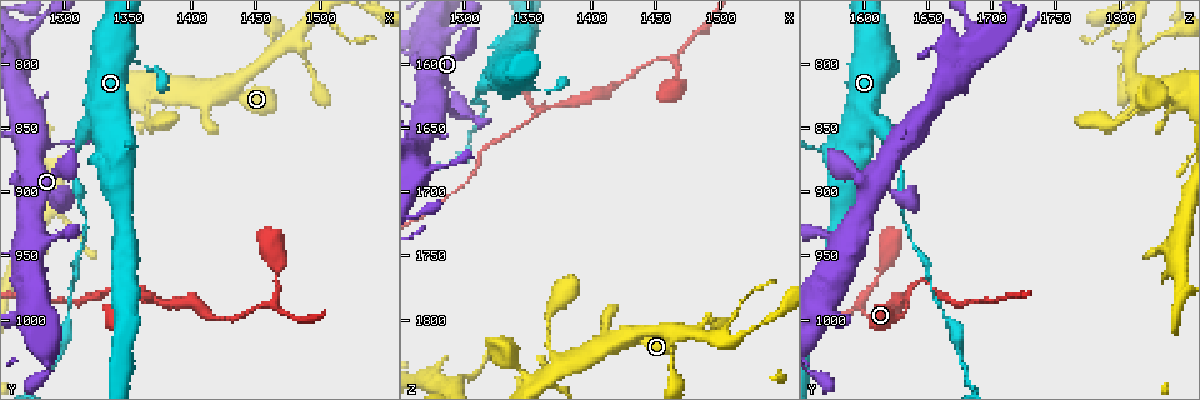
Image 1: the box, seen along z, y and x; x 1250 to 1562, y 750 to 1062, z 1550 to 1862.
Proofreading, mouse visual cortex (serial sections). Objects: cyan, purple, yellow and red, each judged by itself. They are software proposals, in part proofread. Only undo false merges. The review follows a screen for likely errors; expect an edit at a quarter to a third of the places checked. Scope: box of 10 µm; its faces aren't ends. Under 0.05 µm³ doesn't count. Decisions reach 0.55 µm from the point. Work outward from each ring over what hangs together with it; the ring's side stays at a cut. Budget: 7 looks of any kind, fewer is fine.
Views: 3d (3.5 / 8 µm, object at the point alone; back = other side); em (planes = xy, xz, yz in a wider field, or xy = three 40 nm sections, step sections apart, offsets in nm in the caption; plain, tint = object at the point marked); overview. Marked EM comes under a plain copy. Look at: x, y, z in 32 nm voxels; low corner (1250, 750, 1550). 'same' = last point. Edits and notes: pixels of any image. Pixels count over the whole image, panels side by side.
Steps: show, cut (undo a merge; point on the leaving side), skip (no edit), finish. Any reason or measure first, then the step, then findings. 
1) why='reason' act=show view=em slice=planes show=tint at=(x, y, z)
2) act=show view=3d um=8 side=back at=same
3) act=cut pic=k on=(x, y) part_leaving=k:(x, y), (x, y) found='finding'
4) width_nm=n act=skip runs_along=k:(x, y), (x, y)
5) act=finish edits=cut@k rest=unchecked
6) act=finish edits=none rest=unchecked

why='a narrow waist' act=show view=em slice=xy step=3 show=tint at=(1276, 954, 1576)

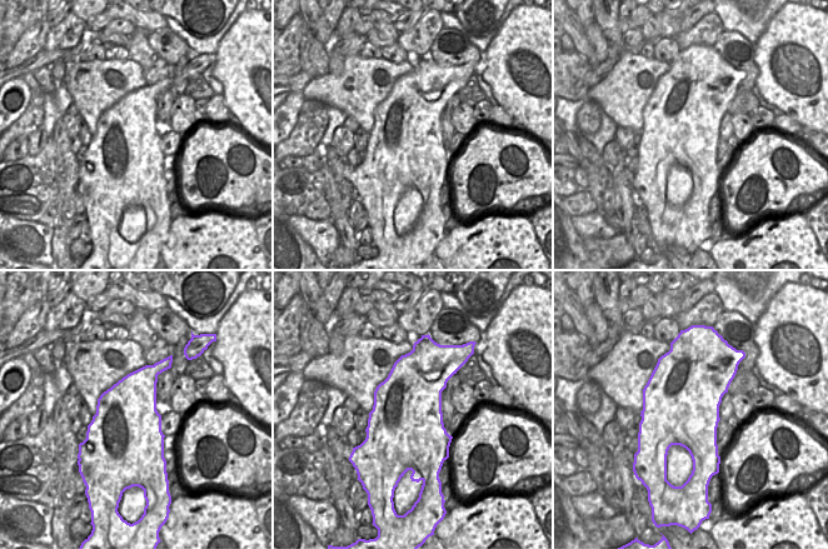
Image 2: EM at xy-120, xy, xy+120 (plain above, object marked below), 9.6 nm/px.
why='wider look' act=show view=3d um=3.5 at=same

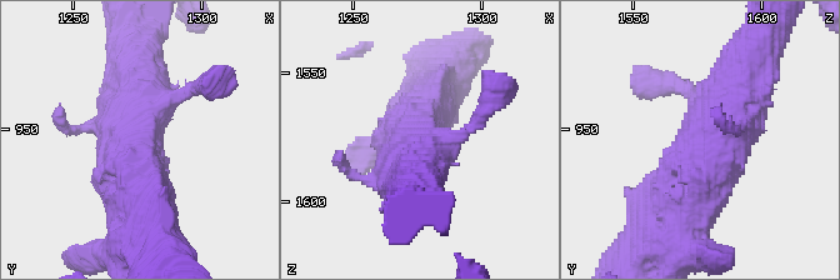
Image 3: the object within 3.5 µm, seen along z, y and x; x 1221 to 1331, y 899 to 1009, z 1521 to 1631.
act=skip runs_along=3:(756, 45), (673, 188) found='one cell here'

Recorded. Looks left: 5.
why='narrows sharply' act=show view=3d um=3.5 at=(1366, 838, 1810)

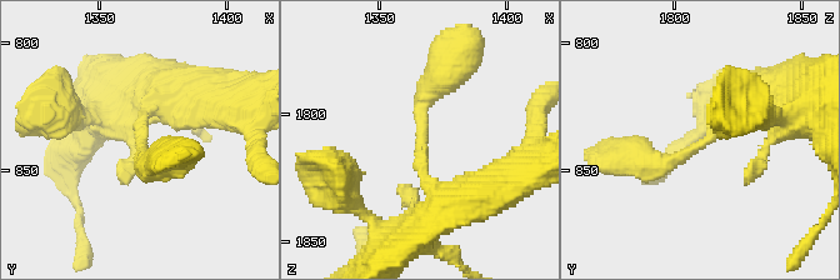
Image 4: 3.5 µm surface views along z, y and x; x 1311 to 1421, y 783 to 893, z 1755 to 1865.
why='shape alone is not enough' act=show view=em slice=xy step=5 show=tint at=(1366, 838, 1812)

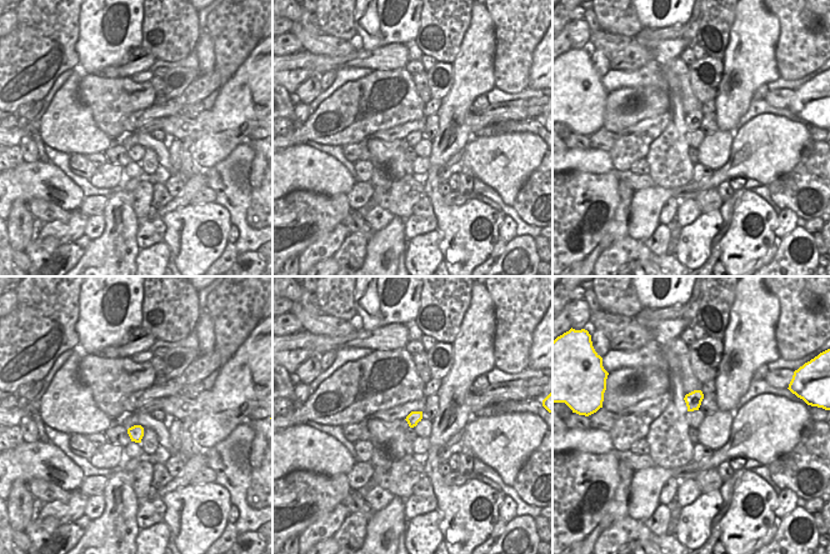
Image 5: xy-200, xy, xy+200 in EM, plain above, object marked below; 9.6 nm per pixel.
act=skip runs_along=4:(759, 100), (673, 161), (638, 158) found='all the same cell'

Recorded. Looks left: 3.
why='three-way junction' act=show view=3d um=3.5 at=(1360, 982, 1636)

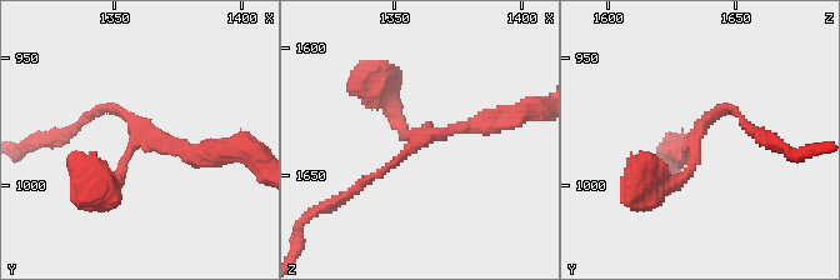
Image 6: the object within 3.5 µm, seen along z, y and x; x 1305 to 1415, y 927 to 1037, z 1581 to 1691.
arms=3 arm_widths_nm=100,150,250 why='shape alone is not enough' act=show view=em slice=xy step=5 show=tint at=(1361, 981, 1634)

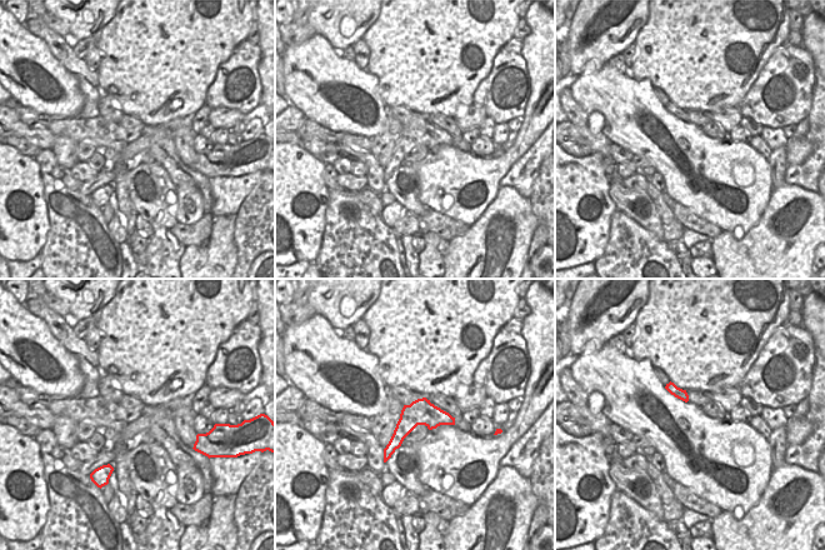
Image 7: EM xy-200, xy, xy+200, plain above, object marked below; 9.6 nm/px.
act=skip runs_along=6:(101, 185), (140, 139), (221, 150) found='all the same cell'

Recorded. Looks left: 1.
act=finish edits=none rest=unchecked

